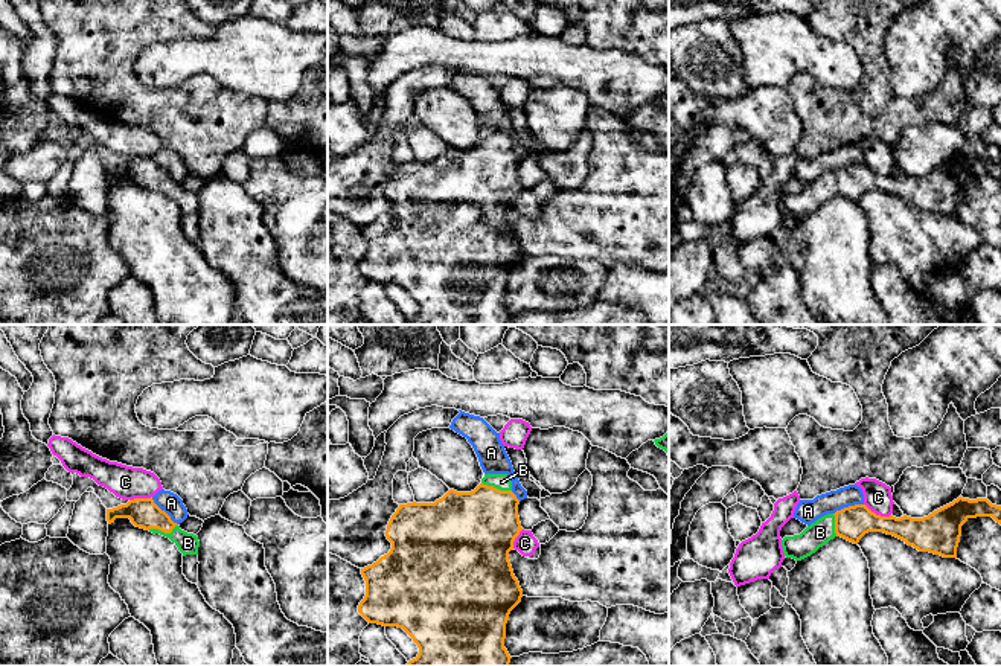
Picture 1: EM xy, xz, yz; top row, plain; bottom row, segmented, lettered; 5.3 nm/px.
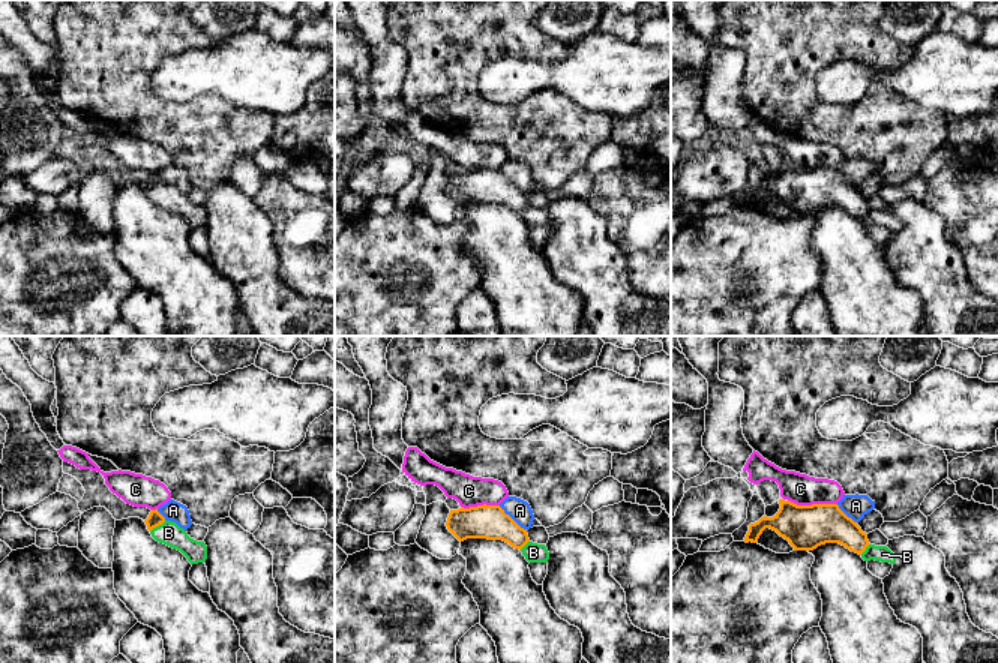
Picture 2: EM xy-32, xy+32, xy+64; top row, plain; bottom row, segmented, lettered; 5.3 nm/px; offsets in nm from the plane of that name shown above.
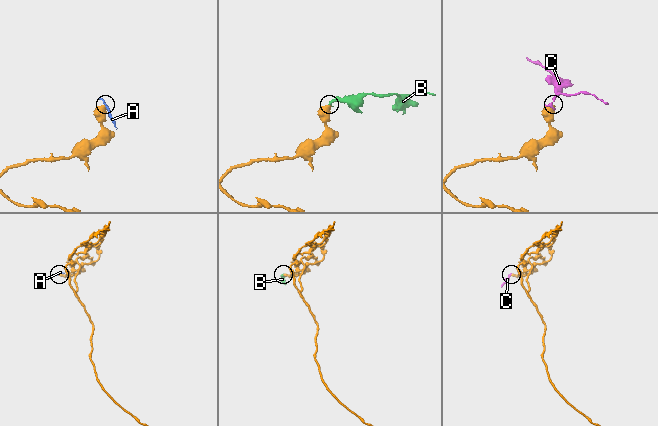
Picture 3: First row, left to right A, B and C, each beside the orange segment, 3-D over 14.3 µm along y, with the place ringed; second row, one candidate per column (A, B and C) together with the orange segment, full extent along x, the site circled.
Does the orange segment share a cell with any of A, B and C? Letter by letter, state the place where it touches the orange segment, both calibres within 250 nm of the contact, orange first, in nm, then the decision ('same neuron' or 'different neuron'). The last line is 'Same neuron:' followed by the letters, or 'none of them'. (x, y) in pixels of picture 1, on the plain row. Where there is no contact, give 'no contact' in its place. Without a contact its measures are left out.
A: xy (163, 169) | 160/110 nm | different neuron
B: xy (162, 189) | 160/110 nm | same neuron
C: yz (878, 174) | 180/150 nm | different neuron
Same neuron: B

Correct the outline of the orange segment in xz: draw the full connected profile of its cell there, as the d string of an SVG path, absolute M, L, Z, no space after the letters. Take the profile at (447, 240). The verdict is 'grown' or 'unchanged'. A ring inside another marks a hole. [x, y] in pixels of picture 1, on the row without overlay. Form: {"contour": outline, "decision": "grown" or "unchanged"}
{"contour": "M485 133L471 151L449 148L434 162L399 163L392 174L385 189L390 210L361 227L366 255L358 271L369 282L402 287L413 297L419 312L407 325L509 325L512 315L504 306L506 282L523 256L509 219L513 200L523 189L518 163L507 133Z", "decision": "grown"}

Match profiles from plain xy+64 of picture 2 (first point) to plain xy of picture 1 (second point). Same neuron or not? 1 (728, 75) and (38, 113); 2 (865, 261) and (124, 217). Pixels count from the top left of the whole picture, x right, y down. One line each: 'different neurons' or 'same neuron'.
1: different neurons
2: same neuron

